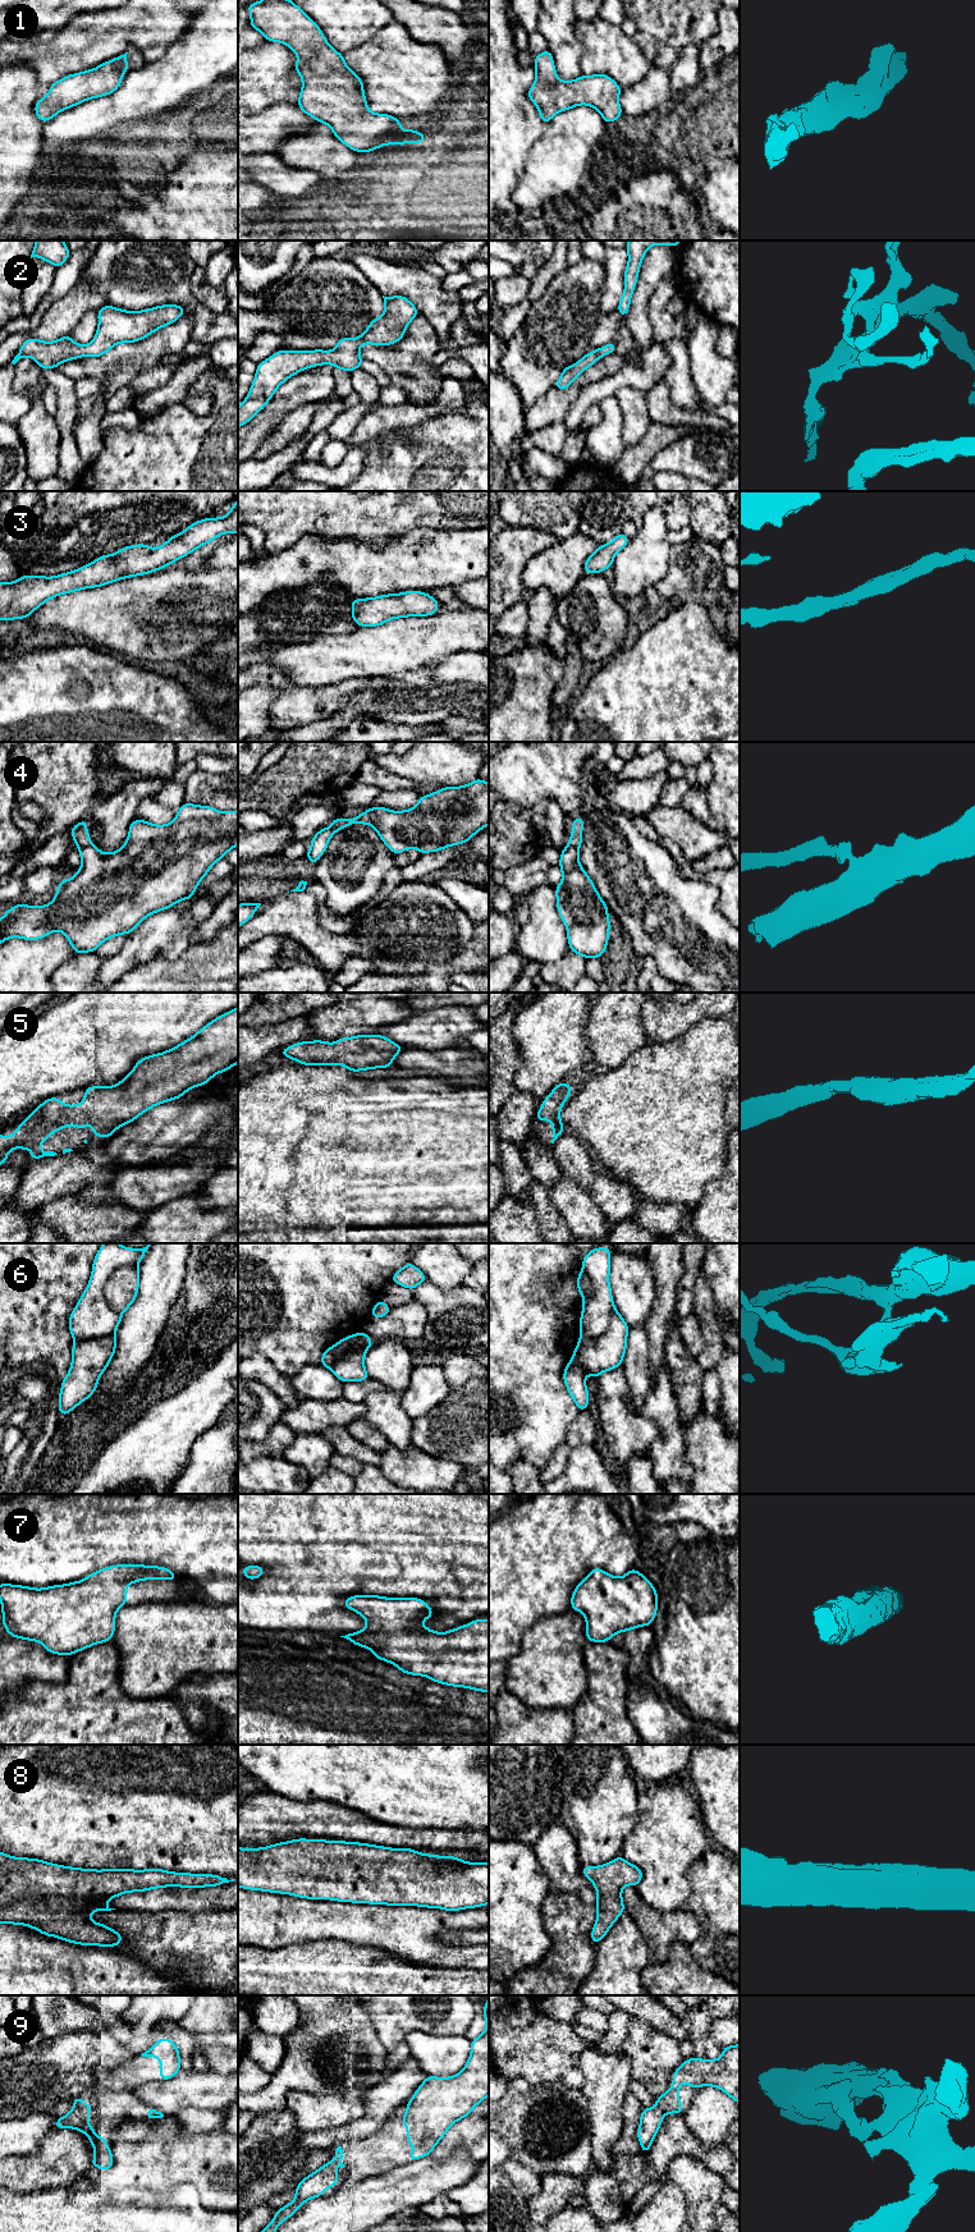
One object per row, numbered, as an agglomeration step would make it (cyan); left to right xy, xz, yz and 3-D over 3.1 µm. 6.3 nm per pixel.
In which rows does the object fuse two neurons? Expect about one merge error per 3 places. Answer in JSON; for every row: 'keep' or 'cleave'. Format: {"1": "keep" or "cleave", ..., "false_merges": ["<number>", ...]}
{"1": "keep", "2": "keep", "3": "keep", "4": "cleave", "5": "keep", "6": "keep", "7": "keep", "8": "keep", "9": "keep", "false_merges": ["4"]}

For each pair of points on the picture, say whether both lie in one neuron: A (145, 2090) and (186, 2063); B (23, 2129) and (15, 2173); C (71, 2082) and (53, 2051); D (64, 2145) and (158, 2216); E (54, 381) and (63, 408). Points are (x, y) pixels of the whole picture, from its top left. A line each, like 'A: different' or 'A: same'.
A: different
B: different
C: same
D: different
E: same

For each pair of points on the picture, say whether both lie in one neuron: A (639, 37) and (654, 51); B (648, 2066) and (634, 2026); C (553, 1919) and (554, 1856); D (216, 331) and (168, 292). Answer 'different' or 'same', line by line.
A: same
B: same
C: different
D: same

